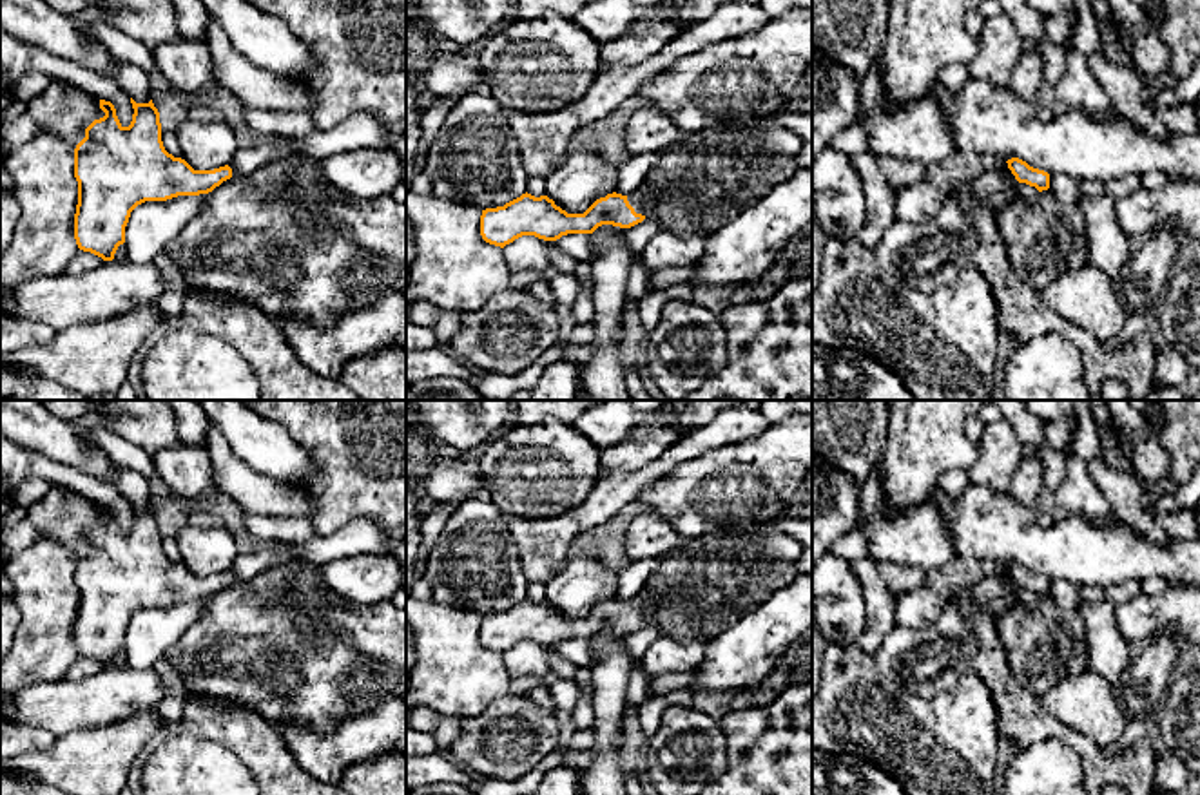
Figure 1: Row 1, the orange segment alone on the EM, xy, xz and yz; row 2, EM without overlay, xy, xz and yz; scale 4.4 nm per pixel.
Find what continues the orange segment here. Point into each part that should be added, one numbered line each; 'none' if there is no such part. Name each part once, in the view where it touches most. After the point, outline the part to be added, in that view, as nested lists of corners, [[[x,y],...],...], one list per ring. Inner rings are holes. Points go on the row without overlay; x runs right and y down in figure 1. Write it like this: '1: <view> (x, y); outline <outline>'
1: xz (646, 602); outline [[[644,589],[627,601],[627,607],[636,619],[647,621],[649,614],[658,607],[658,603],[658,596],[653,590]]]

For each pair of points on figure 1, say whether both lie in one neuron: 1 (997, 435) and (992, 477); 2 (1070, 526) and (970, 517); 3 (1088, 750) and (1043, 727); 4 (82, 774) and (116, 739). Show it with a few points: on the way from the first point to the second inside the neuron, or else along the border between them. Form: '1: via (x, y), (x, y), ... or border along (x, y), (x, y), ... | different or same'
1: via (997, 446), (996, 466) | same
2: via (1045, 536), (1014, 536), (996, 529) | same
3: via (1077, 741), (1054, 728) | same
4: via (91, 765), (107, 748) | same

